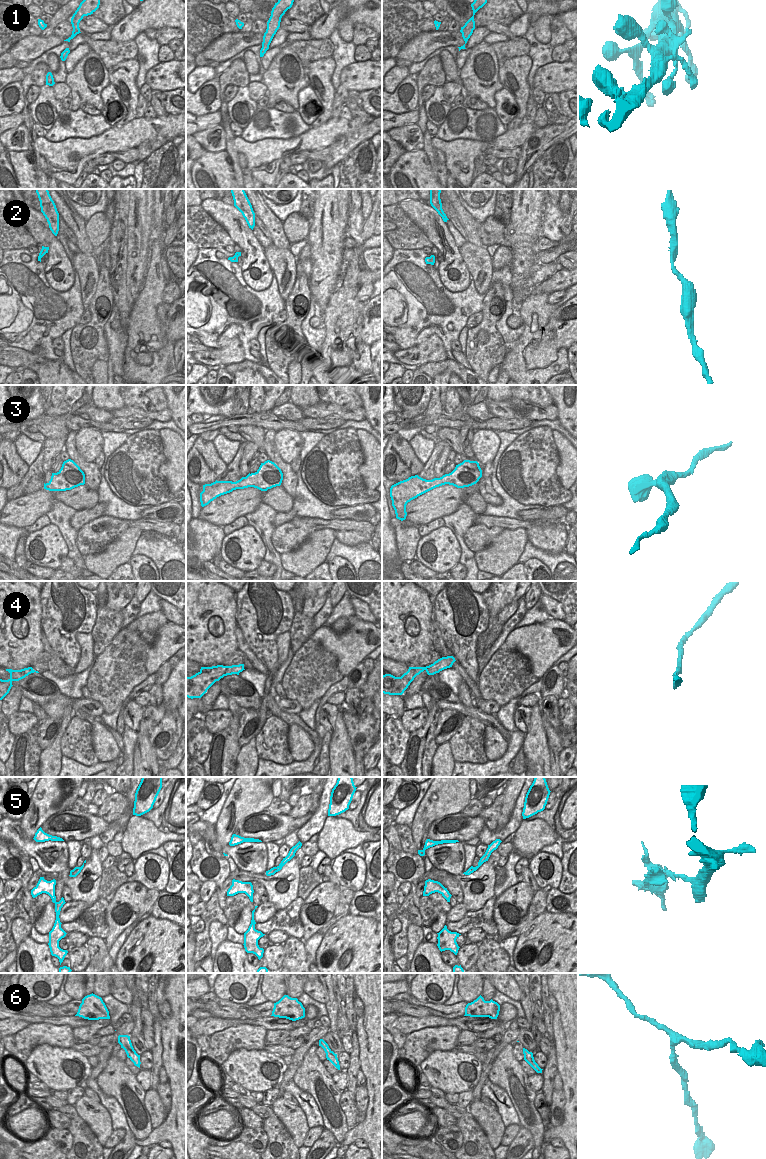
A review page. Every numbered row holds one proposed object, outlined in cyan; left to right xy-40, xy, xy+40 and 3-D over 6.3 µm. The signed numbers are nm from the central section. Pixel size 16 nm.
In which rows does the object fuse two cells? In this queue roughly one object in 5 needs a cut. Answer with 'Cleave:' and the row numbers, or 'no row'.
Cleave: 5

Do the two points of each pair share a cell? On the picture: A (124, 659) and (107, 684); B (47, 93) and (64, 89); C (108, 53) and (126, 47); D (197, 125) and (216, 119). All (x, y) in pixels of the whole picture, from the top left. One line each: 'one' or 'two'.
A: one
B: two
C: one
D: one

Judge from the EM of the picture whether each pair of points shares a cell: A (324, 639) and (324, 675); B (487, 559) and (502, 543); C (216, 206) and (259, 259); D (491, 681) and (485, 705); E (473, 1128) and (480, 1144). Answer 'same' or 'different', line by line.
A: different
B: same
C: same
D: different
E: same

